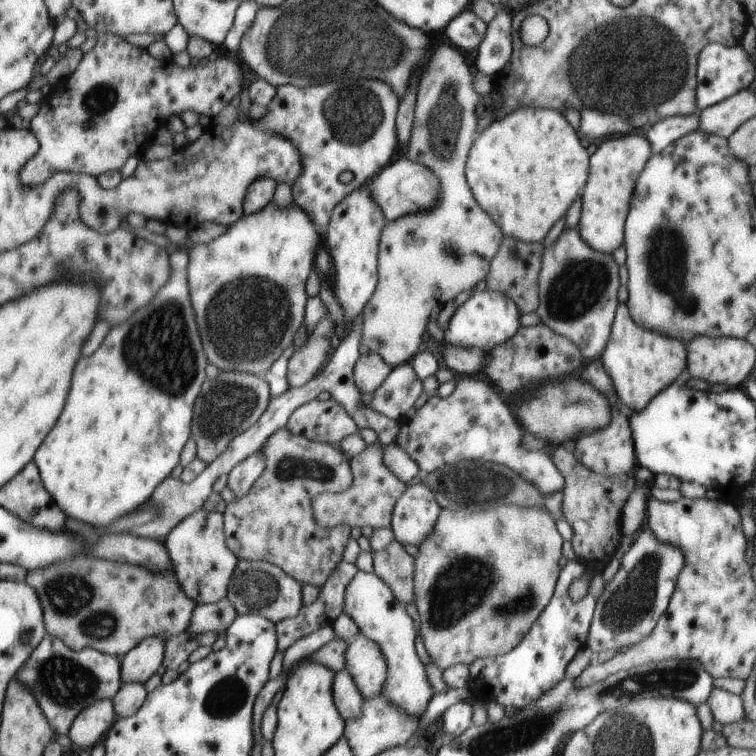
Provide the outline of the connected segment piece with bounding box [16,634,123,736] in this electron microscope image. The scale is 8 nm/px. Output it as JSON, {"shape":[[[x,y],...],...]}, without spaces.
{"shape":[[[46,635],[19,669],[19,681],[32,691],[44,716],[56,734],[66,736],[73,720],[98,700],[110,699],[118,692],[121,680],[121,659],[93,648],[73,651],[58,637]]]}

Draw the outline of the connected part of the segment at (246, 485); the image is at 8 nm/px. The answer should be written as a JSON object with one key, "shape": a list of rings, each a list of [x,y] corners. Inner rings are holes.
{"shape":[[[260,450],[244,459],[229,472],[227,486],[235,493],[236,499],[241,499],[250,492],[254,483],[260,478],[264,467],[265,460]]]}

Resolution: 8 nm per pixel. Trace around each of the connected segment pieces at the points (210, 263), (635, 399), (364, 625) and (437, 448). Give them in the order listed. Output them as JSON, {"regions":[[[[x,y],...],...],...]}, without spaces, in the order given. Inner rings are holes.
{"regions":[[[[274,200],[254,214],[243,214],[217,238],[196,243],[189,252],[187,279],[196,322],[210,364],[226,371],[260,375],[267,372],[282,356],[284,349],[292,344],[294,334],[305,320],[306,280],[315,269],[316,251],[323,246],[323,235],[303,208],[295,203],[279,207]]],[[[619,303],[600,360],[612,379],[618,400],[627,412],[634,412],[641,411],[665,386],[686,375],[687,356],[684,342],[638,326],[629,316],[627,303]]],[[[358,570],[346,587],[343,607],[344,613],[357,624],[360,635],[377,642],[384,653],[387,678],[381,694],[401,711],[420,720],[434,694],[426,667],[416,653],[417,629],[405,605],[397,600],[392,589],[374,571]]],[[[465,375],[456,381],[455,389],[448,397],[424,397],[416,407],[413,418],[407,418],[400,423],[395,443],[414,459],[420,470],[426,472],[460,460],[497,462],[508,466],[534,485],[544,498],[554,492],[563,492],[565,478],[551,457],[544,450],[522,450],[522,430],[494,388],[484,378]]]]}

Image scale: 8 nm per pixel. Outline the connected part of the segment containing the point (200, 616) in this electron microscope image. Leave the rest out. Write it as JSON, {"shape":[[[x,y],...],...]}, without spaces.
{"shape":[[[227,597],[215,603],[196,604],[186,631],[189,633],[224,632],[237,616],[234,605]]]}

